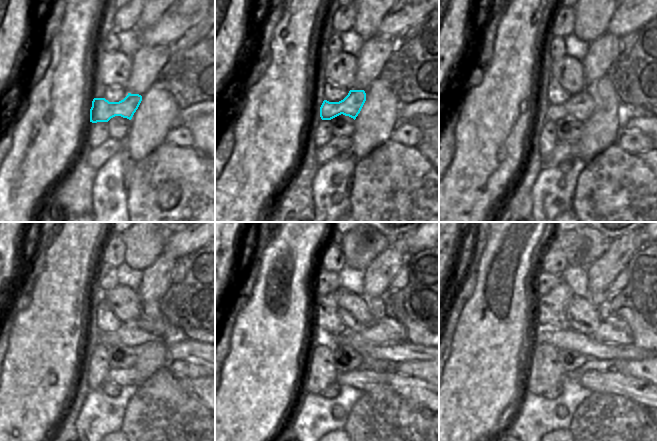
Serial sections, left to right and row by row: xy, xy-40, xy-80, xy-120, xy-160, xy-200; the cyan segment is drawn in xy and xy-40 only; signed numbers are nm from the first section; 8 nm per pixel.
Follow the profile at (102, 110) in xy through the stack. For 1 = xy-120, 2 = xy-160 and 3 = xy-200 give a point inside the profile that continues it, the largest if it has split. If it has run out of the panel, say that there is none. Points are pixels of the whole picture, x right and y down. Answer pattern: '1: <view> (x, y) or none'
1: xy-120 (135, 332)
2: xy-160 (387, 330)
3: xy-200 (612, 330)

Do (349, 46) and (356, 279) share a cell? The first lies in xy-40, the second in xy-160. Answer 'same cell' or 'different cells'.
same cell

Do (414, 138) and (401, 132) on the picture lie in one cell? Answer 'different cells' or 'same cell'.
same cell

